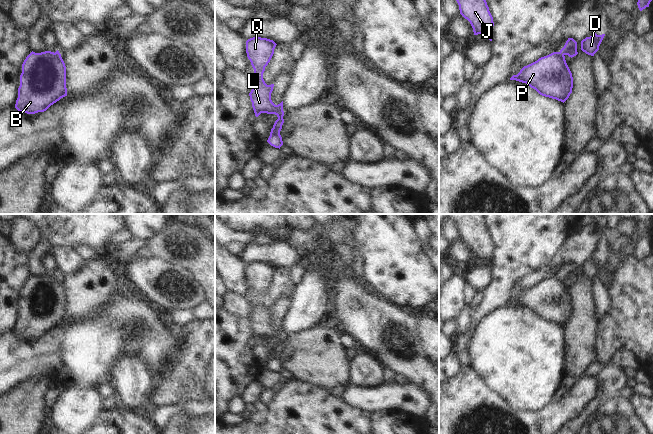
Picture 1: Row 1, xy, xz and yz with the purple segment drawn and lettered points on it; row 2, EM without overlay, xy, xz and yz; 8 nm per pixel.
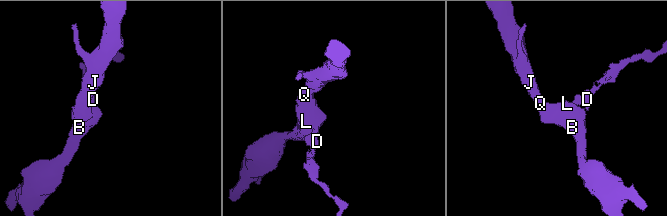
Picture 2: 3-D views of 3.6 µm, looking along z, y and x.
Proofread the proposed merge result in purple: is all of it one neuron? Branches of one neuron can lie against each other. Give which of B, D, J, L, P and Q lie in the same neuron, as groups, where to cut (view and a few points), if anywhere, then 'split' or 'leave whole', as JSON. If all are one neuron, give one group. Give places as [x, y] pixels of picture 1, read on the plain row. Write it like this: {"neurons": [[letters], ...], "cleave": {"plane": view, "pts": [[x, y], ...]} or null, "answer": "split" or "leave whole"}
{"neurons": [["B", "J", "L", "P", "Q"], ["D"]], "cleave": {"plane": "xz", "pts": [[283, 335], [280, 335], [277, 339]]}, "answer": "split"}

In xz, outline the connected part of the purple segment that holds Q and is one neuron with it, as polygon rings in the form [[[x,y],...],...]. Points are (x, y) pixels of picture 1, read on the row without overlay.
[[[253,261],[246,265],[246,277],[254,293],[254,297],[247,299],[252,304],[252,314],[249,317],[255,340],[261,337],[275,338],[283,335],[283,325],[275,329],[271,324],[274,308],[267,309],[263,303],[265,291],[270,286],[276,267],[273,264]]]

